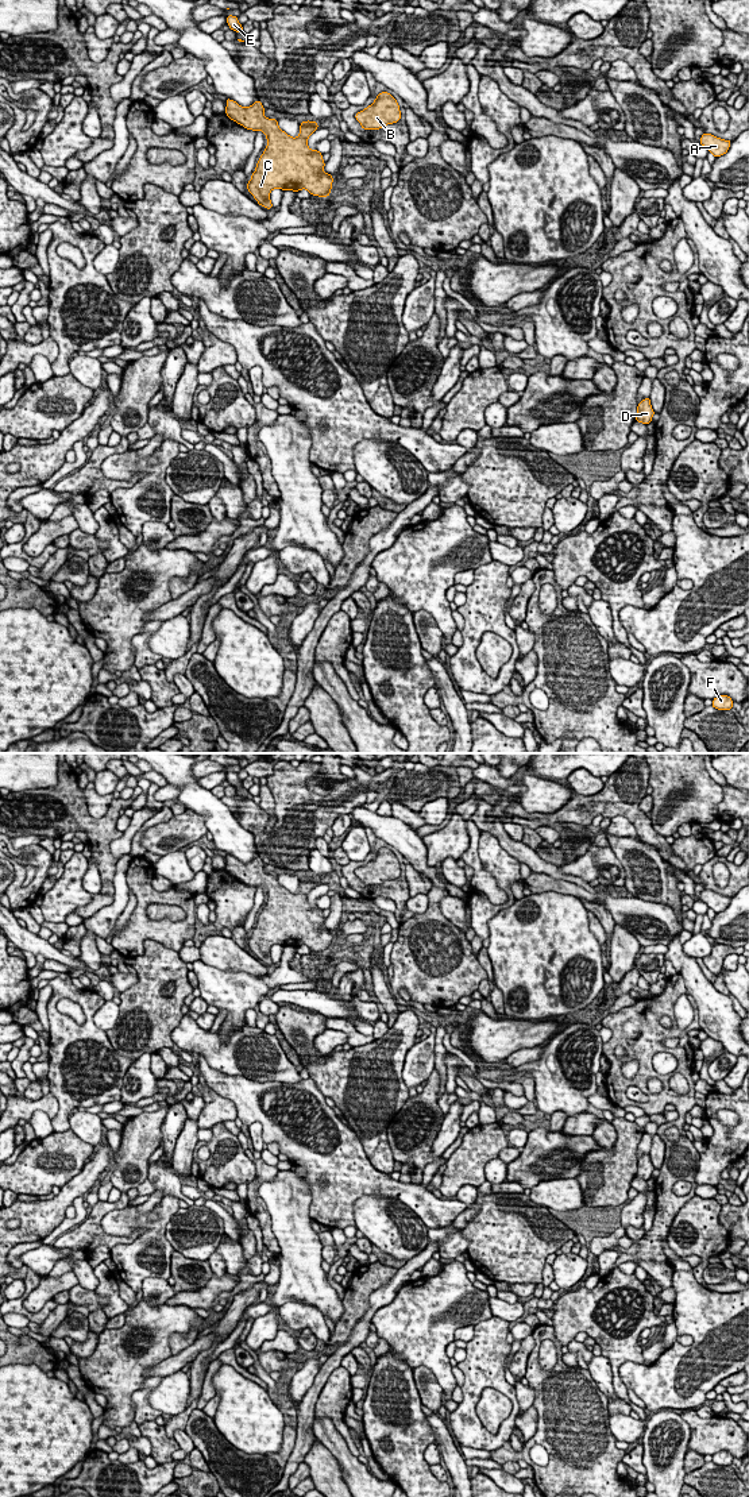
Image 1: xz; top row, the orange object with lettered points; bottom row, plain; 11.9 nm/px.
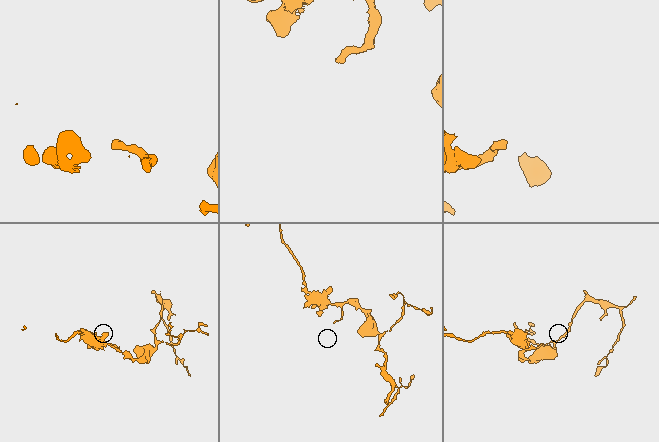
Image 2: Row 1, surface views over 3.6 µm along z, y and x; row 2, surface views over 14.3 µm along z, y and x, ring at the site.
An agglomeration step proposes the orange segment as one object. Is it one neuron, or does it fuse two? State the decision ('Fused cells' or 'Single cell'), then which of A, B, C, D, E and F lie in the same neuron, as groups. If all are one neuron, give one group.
Single cell. Groups: A B C D E F

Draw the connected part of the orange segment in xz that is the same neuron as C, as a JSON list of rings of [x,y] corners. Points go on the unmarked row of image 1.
[[[231,854],[225,859],[225,871],[231,876],[266,891],[267,902],[247,938],[247,946],[260,962],[273,964],[270,956],[273,945],[293,948],[306,945],[313,952],[329,952],[333,934],[323,926],[325,922],[323,910],[308,903],[308,894],[318,884],[314,876],[301,877],[300,891],[292,894],[279,884],[277,875],[265,872],[265,863],[259,856],[250,863],[242,863]]]

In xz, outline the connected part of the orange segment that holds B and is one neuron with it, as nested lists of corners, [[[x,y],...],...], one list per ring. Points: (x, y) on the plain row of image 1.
[[[387,848],[377,852],[374,859],[355,871],[364,886],[379,886],[399,877],[401,867],[397,856]]]

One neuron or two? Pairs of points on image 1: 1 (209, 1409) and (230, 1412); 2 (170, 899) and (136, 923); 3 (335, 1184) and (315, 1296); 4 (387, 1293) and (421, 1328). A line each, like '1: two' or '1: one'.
1: two
2: one
3: two
4: two

